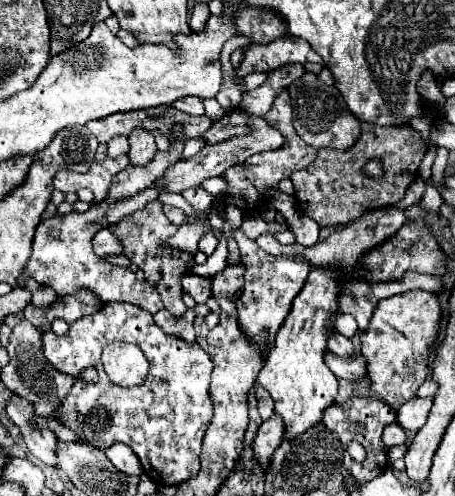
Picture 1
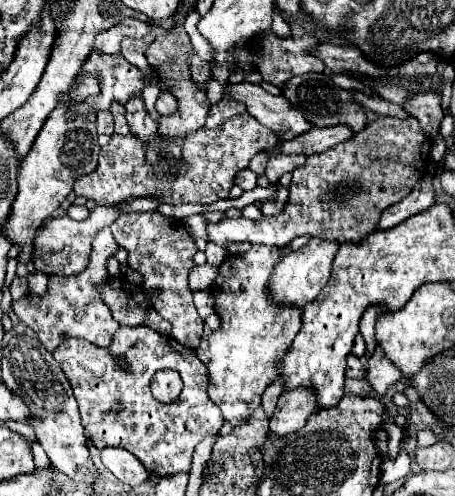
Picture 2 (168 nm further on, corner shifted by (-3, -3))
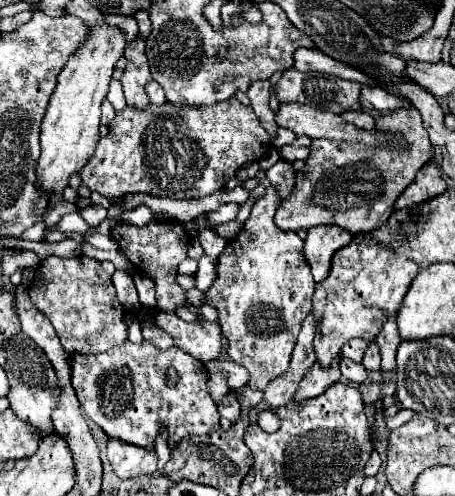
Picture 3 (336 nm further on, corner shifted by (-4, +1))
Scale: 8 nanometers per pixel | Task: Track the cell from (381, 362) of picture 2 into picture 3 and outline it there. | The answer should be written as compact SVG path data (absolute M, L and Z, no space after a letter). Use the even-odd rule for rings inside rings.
M388 317L388 321L384 323L380 335L376 337L376 343L380 345L382 371L394 371L396 369L396 347L400 345L396 317Z

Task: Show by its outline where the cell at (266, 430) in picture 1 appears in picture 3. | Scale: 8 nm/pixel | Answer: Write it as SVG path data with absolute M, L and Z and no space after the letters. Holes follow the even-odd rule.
M338 359L328 367L328 369L322 369L318 363L314 363L304 379L300 381L300 387L298 391L294 393L292 401L294 403L300 403L300 401L306 401L306 399L314 399L318 395L322 395L332 383L336 383L340 379L340 369L338 369Z

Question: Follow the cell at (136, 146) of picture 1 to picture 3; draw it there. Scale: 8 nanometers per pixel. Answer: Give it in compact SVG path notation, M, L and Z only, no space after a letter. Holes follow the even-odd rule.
M134 39L132 43L126 45L124 57L128 59L126 71L120 77L120 83L124 87L124 97L126 103L134 109L146 109L150 105L148 95L144 93L144 87L152 81L148 59L144 55L144 41Z

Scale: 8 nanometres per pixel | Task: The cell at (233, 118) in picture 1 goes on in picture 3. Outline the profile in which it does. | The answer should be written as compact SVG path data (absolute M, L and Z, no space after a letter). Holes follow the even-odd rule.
M228 99L228 101L220 101L212 107L178 107L178 105L148 105L148 109L144 111L136 111L134 107L126 107L122 111L116 113L116 117L112 119L112 123L108 125L108 135L102 137L96 145L96 153L92 155L92 159L86 163L84 169L80 169L80 177L82 177L82 185L86 185L90 191L98 191L100 195L108 195L108 199L112 199L112 195L124 195L124 193L148 193L154 197L170 197L170 199L198 199L198 197L206 197L212 195L220 189L224 189L224 185L228 183L228 179L232 179L238 171L240 165L246 165L254 159L262 159L272 147L272 142L268 133L264 131L264 127L260 125L260 119L256 117L256 113L252 111L250 105L242 105L238 99Z

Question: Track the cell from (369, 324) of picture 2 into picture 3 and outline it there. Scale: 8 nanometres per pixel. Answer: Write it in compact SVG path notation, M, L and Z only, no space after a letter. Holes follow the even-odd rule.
M370 341L368 343L368 349L366 349L366 355L364 355L364 361L362 365L366 369L380 369L380 349L378 349L378 343L376 341Z

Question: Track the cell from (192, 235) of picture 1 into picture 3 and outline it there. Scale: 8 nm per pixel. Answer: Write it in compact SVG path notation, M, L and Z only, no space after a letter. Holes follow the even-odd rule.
M398 109L376 117L380 130L400 137L404 147L368 147L362 143L332 143L316 139L304 167L296 173L296 185L274 215L282 231L300 231L316 225L338 225L352 235L382 227L394 211L398 195L414 181L418 169L432 159L432 145L416 109Z

